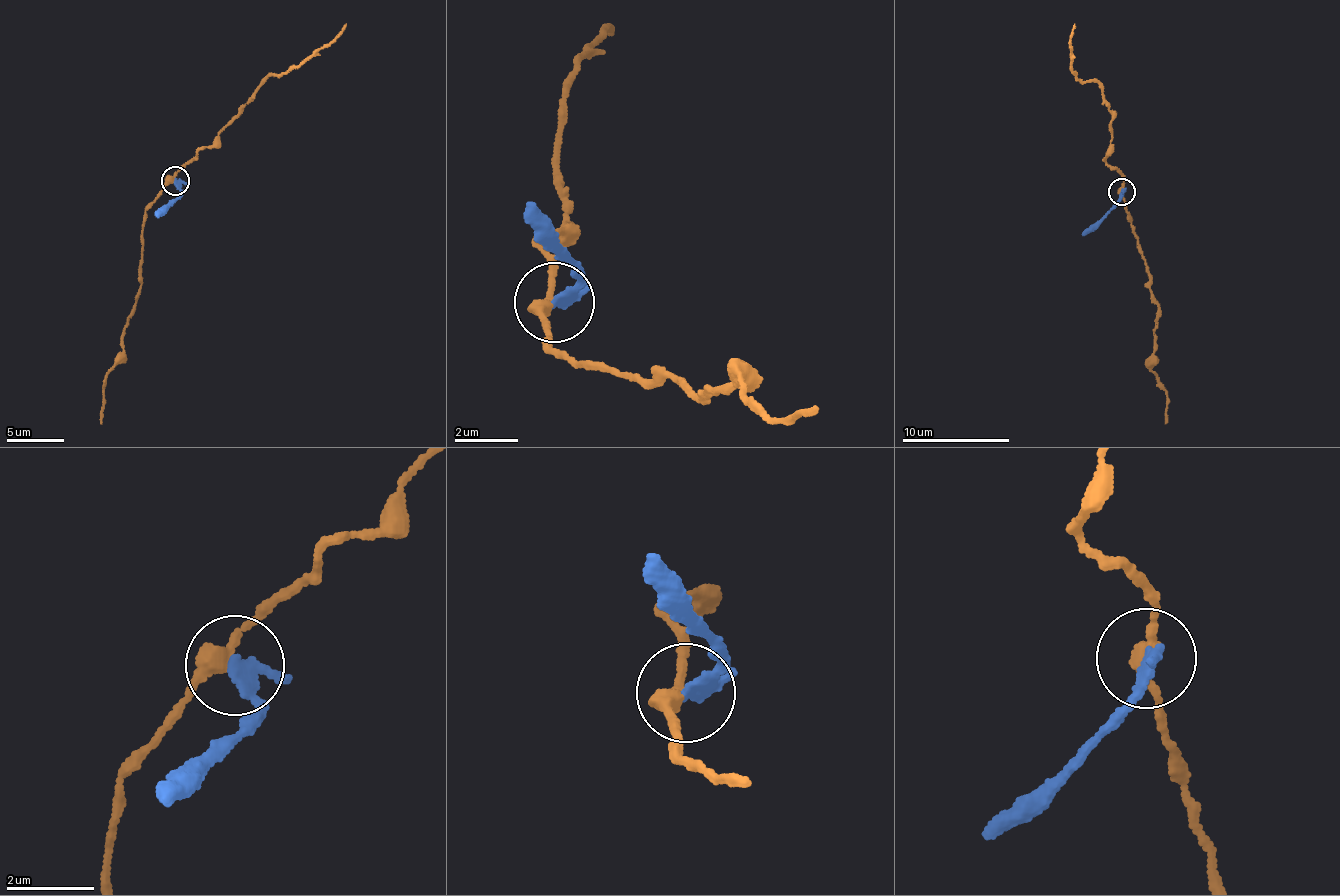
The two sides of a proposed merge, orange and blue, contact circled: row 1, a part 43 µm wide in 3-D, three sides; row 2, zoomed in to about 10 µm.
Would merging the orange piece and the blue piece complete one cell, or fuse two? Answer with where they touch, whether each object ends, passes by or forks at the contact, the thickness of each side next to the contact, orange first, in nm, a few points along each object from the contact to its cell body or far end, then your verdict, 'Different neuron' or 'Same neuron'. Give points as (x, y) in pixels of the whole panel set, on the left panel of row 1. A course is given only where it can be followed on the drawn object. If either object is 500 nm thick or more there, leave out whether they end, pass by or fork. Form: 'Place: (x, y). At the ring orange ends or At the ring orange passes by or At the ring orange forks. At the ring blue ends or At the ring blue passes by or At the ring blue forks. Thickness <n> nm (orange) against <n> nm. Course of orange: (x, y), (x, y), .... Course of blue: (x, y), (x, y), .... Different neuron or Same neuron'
Place: (175, 181). At the ring orange passes by. At the ring blue passes by. Thickness 320 nm (orange) against 240 nm. Course of orange: (174, 180), (145, 213), (135, 311), (124, 330), (121, 361), (108, 373), (99, 423). Course of blue: (176, 180), (180, 191), (175, 200), (163, 204), (156, 215). Different neuron

